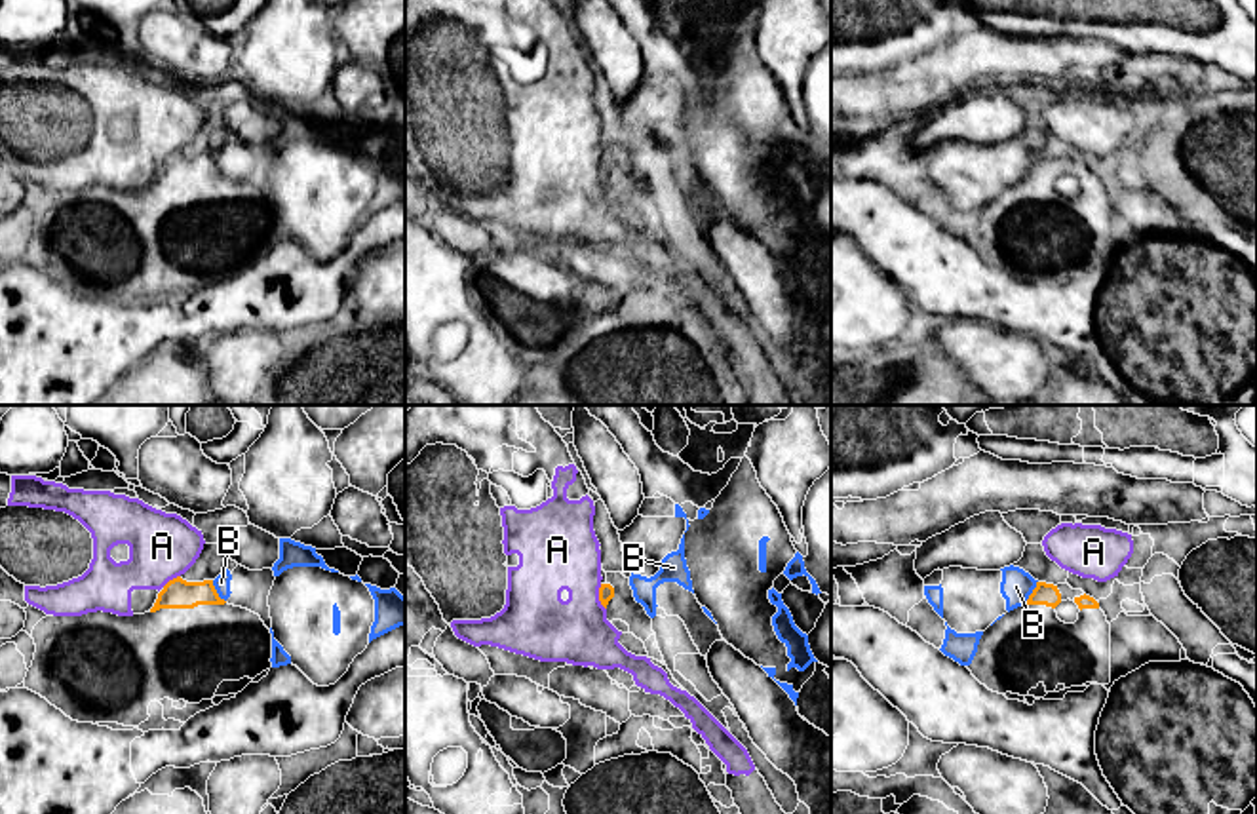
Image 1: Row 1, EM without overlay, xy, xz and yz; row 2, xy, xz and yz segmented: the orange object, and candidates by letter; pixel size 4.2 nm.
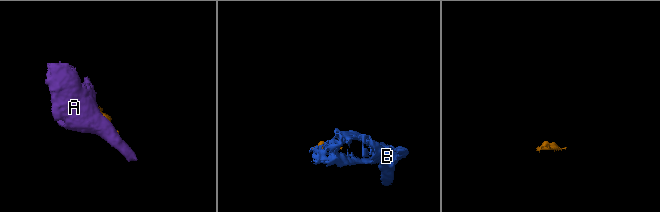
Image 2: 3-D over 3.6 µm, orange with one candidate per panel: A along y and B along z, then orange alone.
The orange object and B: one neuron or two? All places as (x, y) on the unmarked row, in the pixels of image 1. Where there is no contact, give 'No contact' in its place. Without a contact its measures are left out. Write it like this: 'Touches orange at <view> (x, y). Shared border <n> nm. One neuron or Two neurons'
Touches orange at xy (215, 166). Shared border 110 nm. Two neurons

